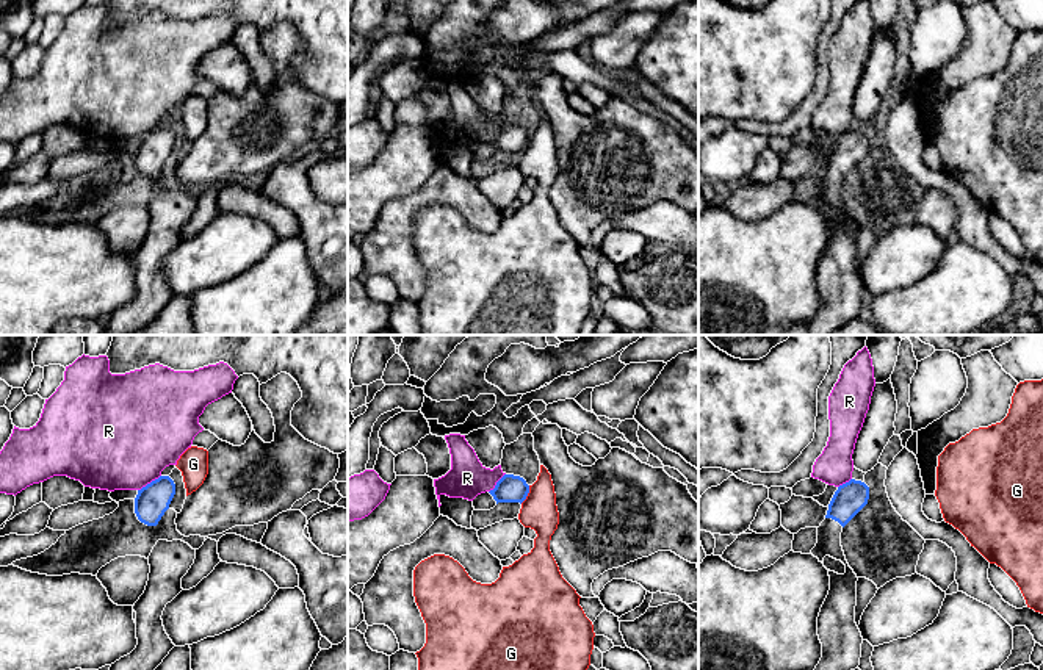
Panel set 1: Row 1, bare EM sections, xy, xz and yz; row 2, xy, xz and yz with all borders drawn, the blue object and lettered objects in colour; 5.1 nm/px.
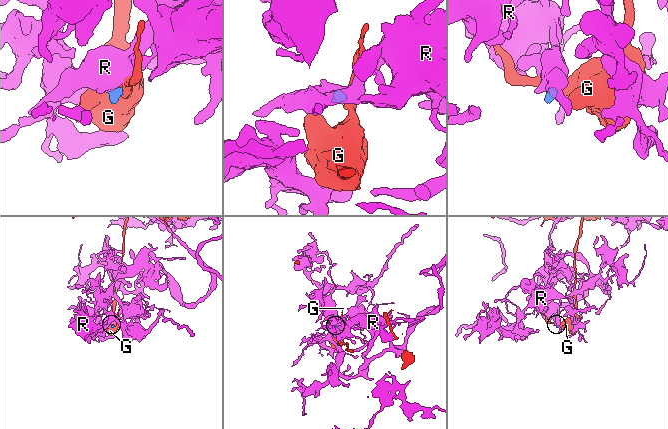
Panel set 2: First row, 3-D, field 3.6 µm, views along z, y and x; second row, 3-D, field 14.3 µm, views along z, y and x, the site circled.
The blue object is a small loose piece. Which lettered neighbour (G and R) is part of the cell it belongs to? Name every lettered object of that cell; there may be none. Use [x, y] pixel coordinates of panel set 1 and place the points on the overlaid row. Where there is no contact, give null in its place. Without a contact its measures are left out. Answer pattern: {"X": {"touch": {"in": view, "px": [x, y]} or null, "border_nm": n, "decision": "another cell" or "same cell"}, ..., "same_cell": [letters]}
{"G": {"touch": {"in": "xz", "px": [526, 495]}, "border_nm": 110, "decision": "another cell"}, "R": {"touch": {"in": "xy", "px": [151, 482]}, "border_nm": 150, "decision": "another cell"}, "same_cell": []}

